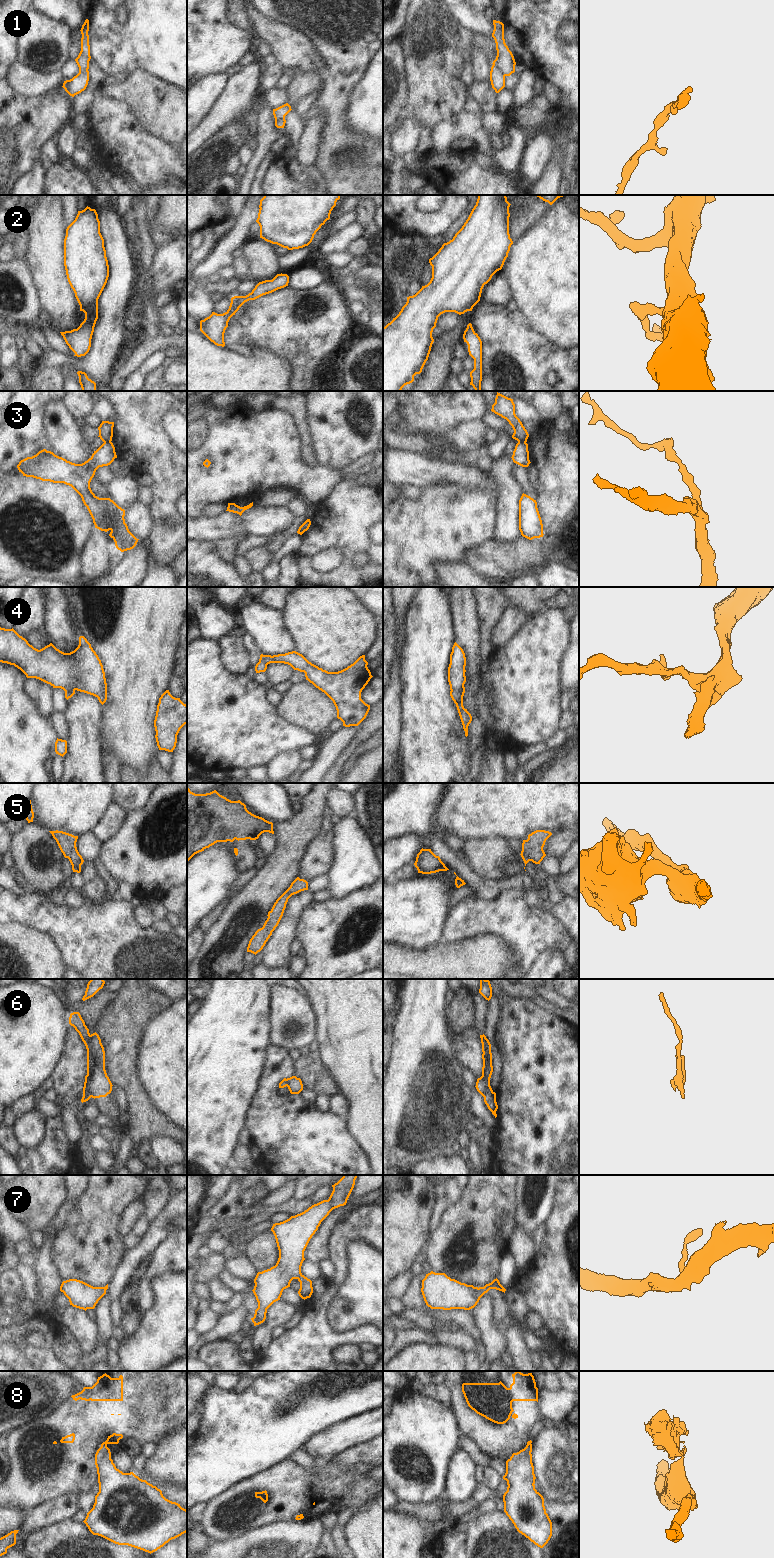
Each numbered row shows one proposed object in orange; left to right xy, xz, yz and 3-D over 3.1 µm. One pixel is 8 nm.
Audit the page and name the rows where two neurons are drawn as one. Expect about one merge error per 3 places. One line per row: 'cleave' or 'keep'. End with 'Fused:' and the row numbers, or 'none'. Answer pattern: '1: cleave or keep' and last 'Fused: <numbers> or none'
1: cleave
2: keep
3: cleave
4: cleave
5: keep
6: cleave
7: keep
8: cleave
Fused: 1, 3, 4, 6, 8

